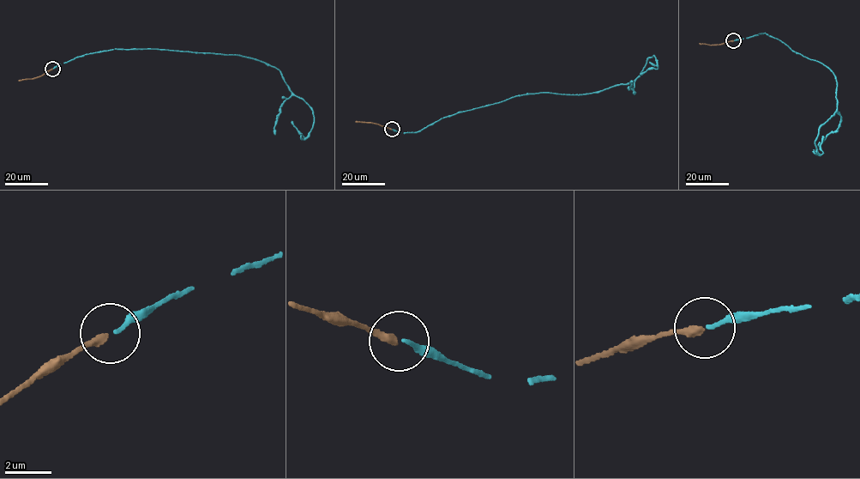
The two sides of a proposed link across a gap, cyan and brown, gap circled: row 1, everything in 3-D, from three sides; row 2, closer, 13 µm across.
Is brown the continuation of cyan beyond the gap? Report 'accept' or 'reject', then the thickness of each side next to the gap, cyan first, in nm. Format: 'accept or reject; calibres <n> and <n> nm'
accept; calibres 150 and 320 nm

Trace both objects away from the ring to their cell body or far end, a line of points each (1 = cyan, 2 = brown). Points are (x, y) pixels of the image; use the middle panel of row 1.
1: (392, 130), (419, 131), (442, 118), (516, 95), (579, 94), (630, 83), (655, 57), (658, 67), (640, 75)
2: (391, 130), (376, 124), (356, 121)

